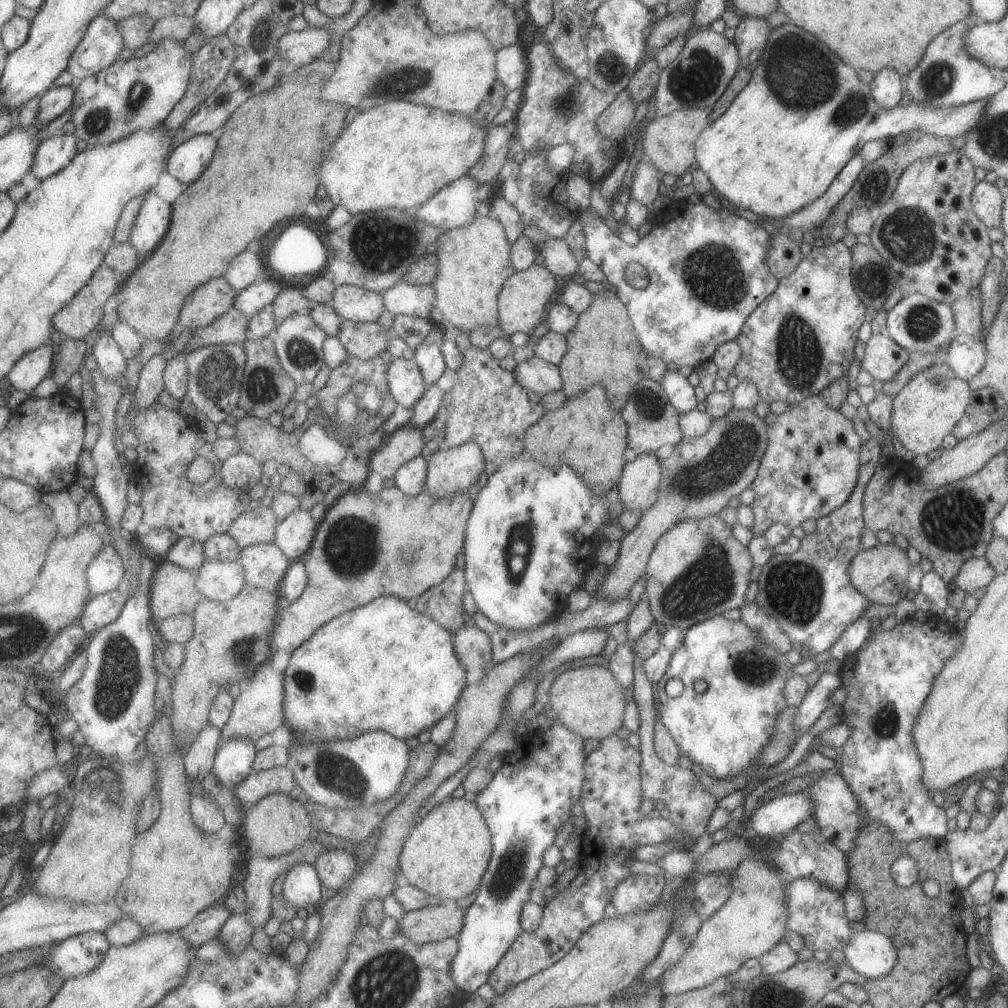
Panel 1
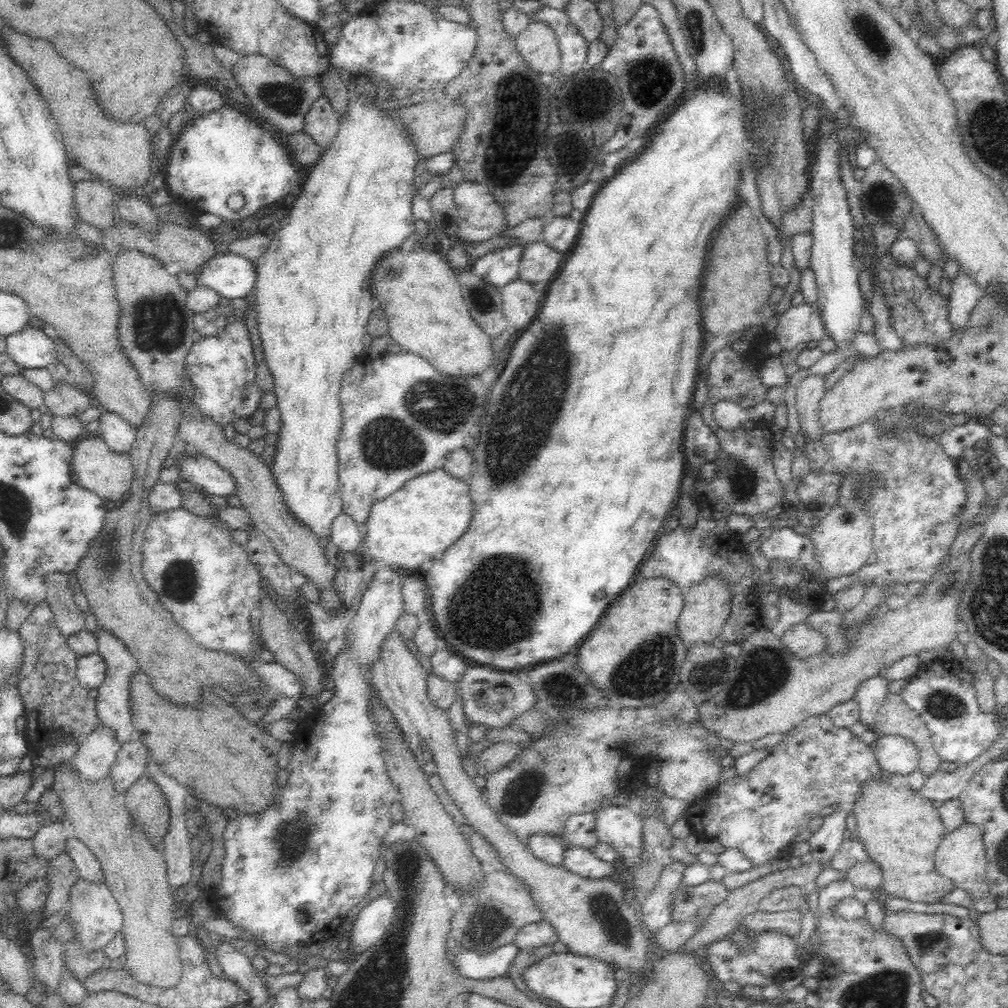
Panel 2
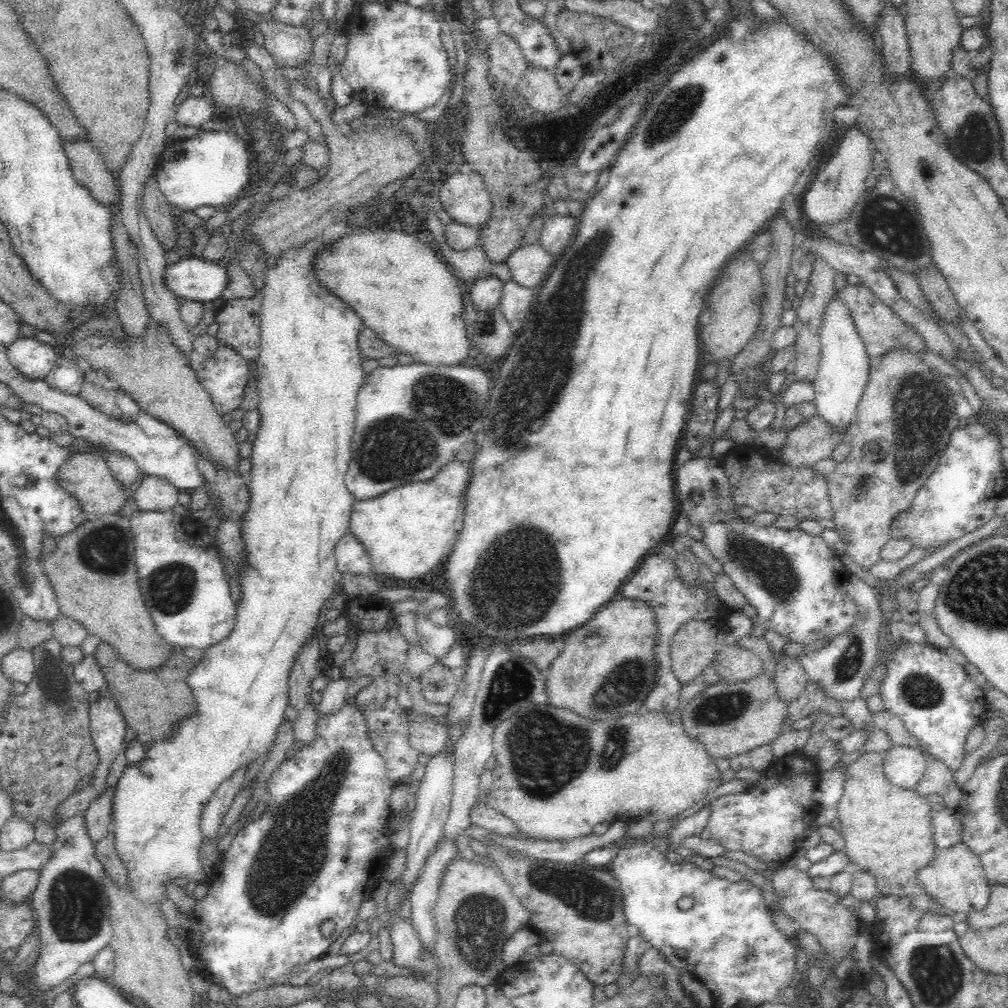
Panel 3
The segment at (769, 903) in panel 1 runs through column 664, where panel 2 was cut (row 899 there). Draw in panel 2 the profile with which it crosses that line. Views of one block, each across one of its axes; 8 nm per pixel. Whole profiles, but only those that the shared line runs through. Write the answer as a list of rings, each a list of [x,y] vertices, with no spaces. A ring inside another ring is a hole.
[[[963,823],[954,832],[949,832],[936,848],[934,870],[948,878],[954,888],[964,895],[977,914],[996,910],[996,903],[987,880],[987,860],[981,831],[972,824]]]

